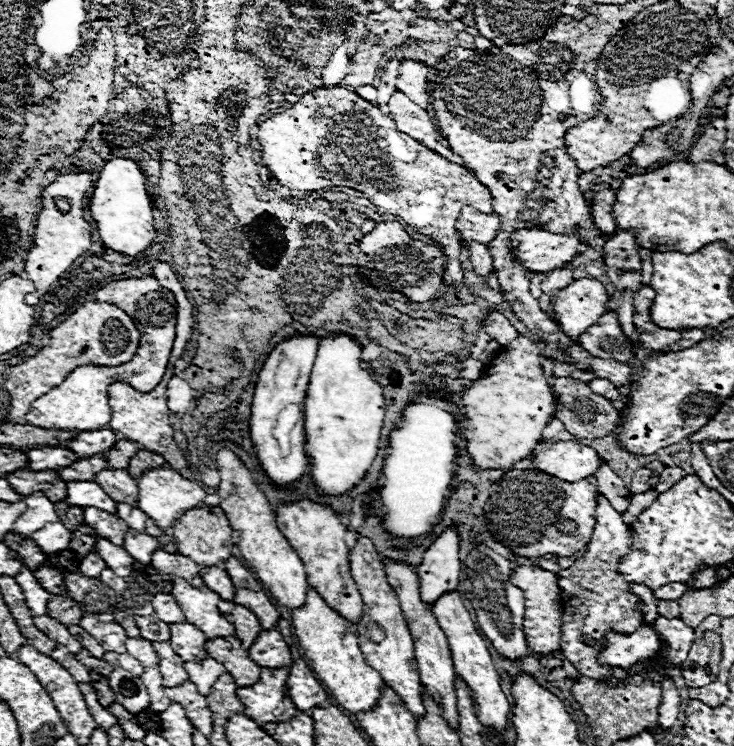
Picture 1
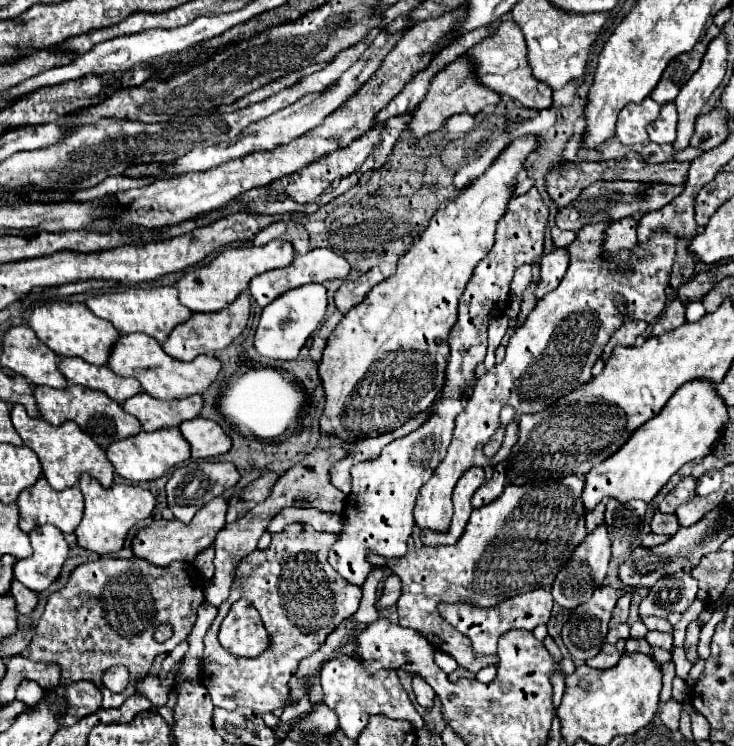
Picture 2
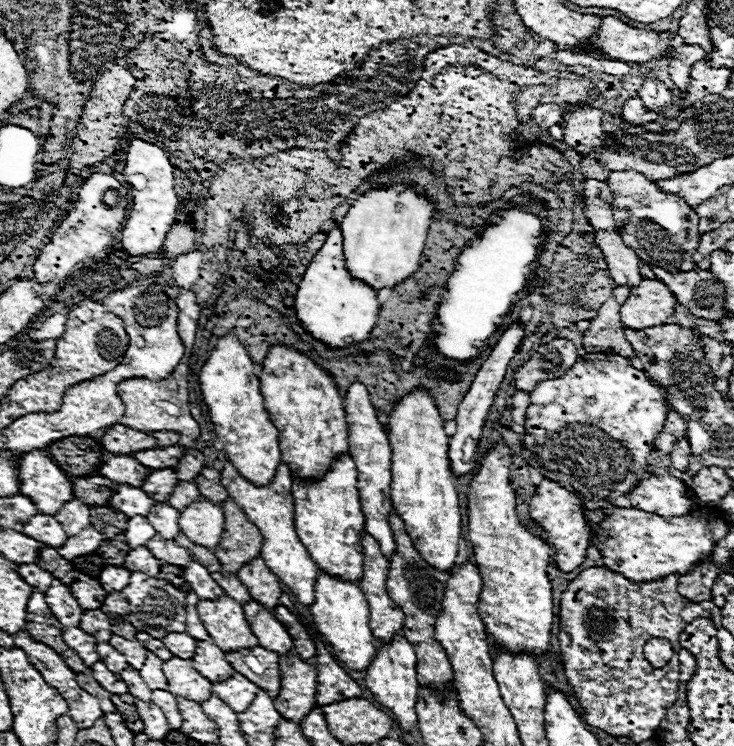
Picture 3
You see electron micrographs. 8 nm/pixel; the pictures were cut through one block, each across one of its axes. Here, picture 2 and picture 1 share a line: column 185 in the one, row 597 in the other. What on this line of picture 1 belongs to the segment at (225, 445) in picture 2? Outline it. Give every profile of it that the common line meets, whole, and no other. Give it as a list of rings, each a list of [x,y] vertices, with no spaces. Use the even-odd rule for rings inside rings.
[[[448,526],[424,552],[418,566],[420,574],[420,596],[430,606],[444,592],[458,588],[458,578],[462,572],[460,562],[460,540],[458,528]]]

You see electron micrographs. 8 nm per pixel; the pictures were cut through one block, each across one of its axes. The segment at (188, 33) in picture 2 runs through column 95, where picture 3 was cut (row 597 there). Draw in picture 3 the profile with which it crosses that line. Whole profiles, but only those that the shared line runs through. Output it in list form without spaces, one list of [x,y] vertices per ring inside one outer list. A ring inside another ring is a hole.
[[[54,580],[52,586],[48,588],[48,592],[44,592],[44,594],[48,596],[48,606],[52,608],[52,612],[56,614],[56,618],[60,620],[62,626],[80,624],[84,610],[80,608],[80,604],[76,602],[76,598],[72,596],[72,592],[66,584],[62,584],[60,580]]]

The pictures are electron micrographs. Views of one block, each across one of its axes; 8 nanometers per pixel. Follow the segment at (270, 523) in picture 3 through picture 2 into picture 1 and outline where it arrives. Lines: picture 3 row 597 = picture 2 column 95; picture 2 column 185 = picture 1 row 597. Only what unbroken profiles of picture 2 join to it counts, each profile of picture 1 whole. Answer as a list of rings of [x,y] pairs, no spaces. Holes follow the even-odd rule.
[[[310,586],[304,608],[294,608],[290,614],[294,634],[310,662],[310,668],[326,684],[326,688],[332,692],[338,704],[352,714],[360,710],[370,710],[378,700],[382,678],[372,666],[366,664],[364,654],[358,646],[358,636],[354,634],[354,626],[336,610],[332,610]]]

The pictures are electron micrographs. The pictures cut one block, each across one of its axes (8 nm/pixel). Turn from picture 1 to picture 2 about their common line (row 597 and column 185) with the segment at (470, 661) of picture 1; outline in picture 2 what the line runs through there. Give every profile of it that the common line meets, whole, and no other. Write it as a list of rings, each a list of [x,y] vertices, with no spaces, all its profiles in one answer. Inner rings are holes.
[[[164,428],[164,430],[156,430],[156,432],[140,432],[128,440],[116,440],[108,446],[106,450],[108,460],[112,462],[114,470],[132,480],[132,482],[146,482],[146,480],[156,480],[160,478],[166,470],[170,470],[172,466],[182,464],[184,460],[190,458],[190,446],[188,442],[182,438],[178,428]]]

